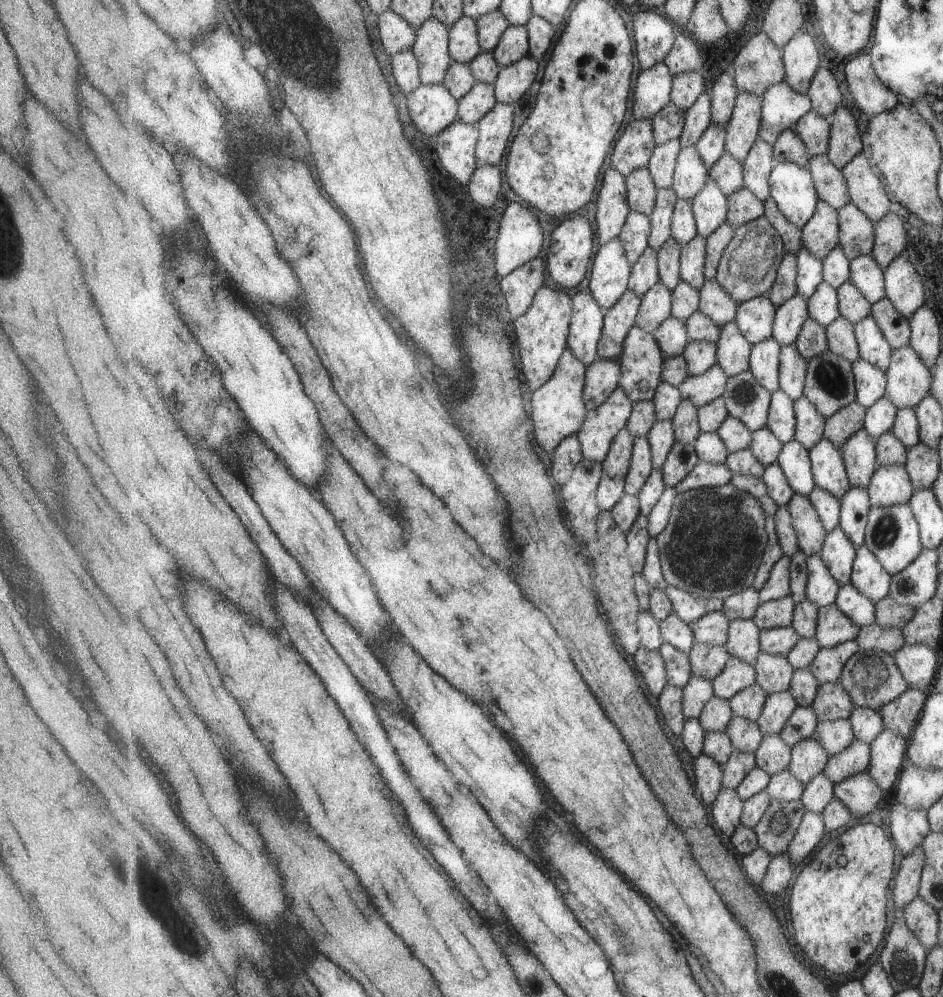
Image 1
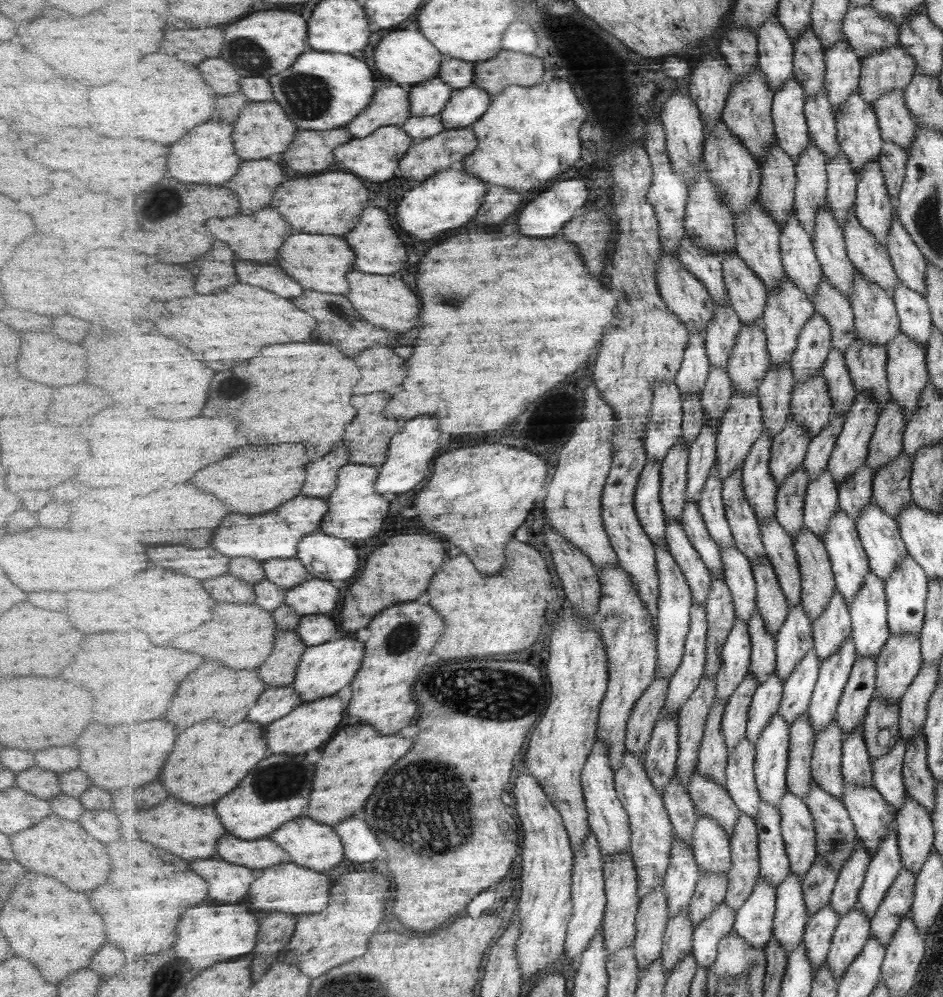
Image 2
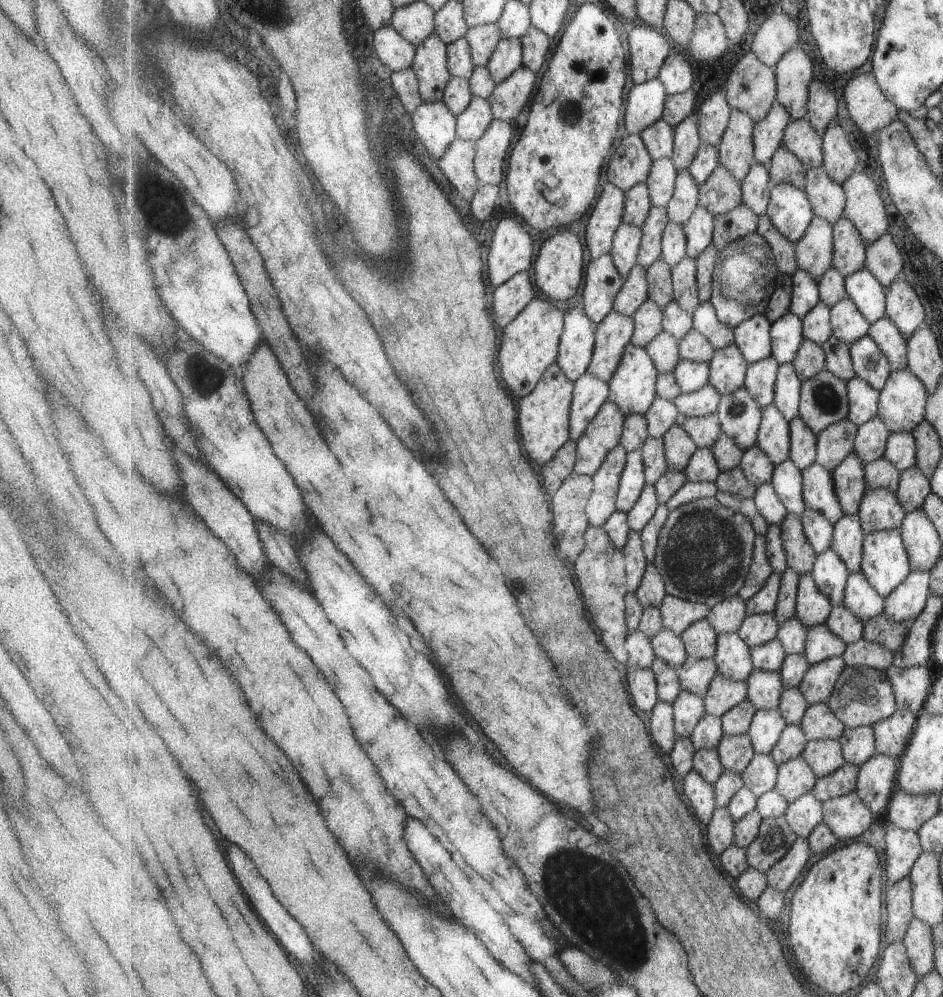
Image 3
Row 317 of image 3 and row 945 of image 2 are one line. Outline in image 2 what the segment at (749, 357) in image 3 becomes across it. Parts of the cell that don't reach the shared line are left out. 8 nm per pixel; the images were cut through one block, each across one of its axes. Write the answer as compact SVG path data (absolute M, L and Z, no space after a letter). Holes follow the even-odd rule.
M759 876L758 886L737 912L734 931L754 948L765 950L774 936L778 888Z

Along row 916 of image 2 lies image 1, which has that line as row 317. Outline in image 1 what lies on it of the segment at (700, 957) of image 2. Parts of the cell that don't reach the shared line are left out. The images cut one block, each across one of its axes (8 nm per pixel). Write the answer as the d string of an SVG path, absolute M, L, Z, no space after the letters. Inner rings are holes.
M716 279L706 281L699 311L717 322L719 327L723 328L737 319L739 306L740 303Z

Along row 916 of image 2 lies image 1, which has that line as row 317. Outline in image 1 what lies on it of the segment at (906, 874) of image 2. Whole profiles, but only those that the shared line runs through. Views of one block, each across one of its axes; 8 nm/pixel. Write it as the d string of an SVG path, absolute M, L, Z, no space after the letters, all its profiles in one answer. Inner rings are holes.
M889 298L875 302L872 316L878 321L879 328L882 329L894 350L910 346L912 336L910 319L903 316Z

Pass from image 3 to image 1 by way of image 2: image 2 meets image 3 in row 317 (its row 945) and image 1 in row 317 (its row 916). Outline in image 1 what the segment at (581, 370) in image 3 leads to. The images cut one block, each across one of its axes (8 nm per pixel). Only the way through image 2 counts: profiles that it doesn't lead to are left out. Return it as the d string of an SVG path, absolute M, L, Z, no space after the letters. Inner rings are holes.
M591 292L574 295L574 318L571 320L568 348L587 366L598 360L598 347L603 336L606 310Z

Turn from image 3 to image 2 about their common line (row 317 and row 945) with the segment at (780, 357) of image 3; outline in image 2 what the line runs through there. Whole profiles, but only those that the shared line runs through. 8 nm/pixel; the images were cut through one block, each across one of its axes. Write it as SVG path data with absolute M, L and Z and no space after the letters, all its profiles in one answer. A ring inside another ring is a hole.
M790 873L778 888L778 905L774 923L774 936L788 951L797 950L804 940L810 915L807 909L801 876Z

